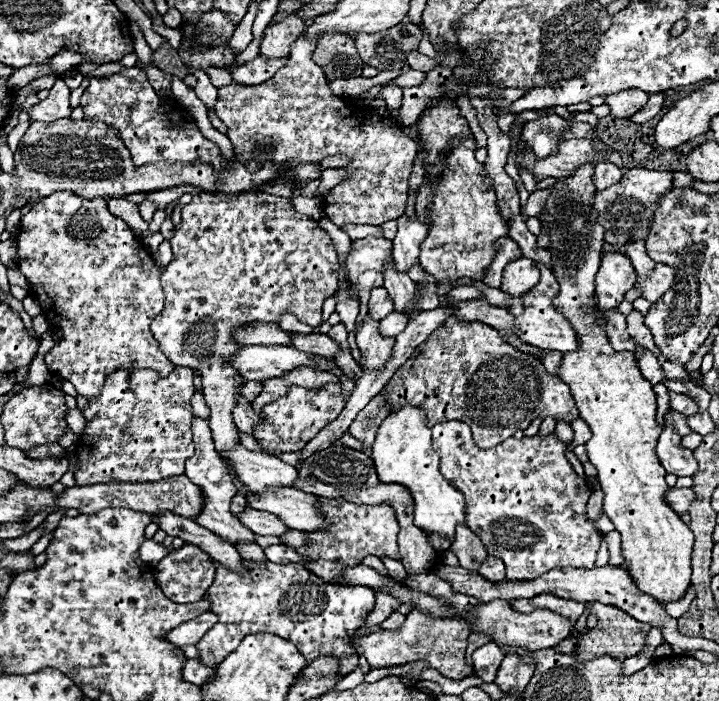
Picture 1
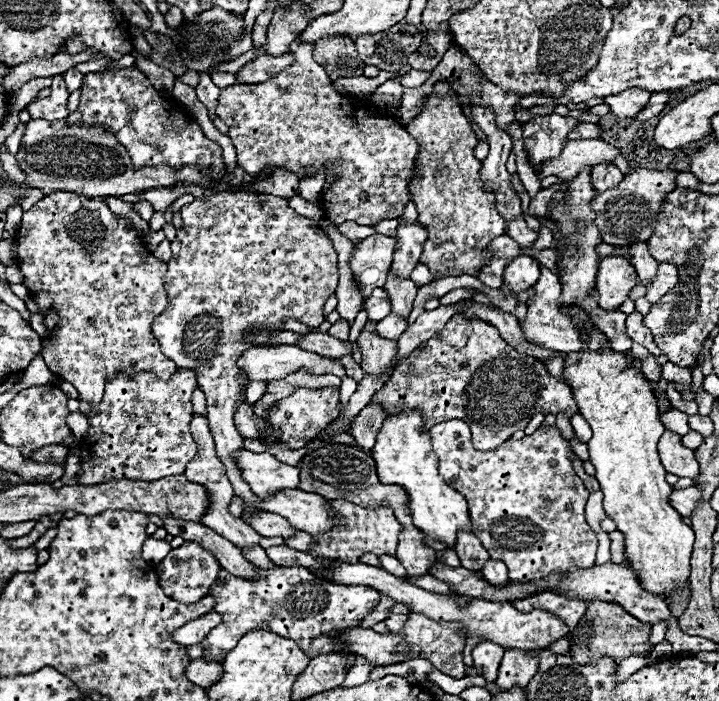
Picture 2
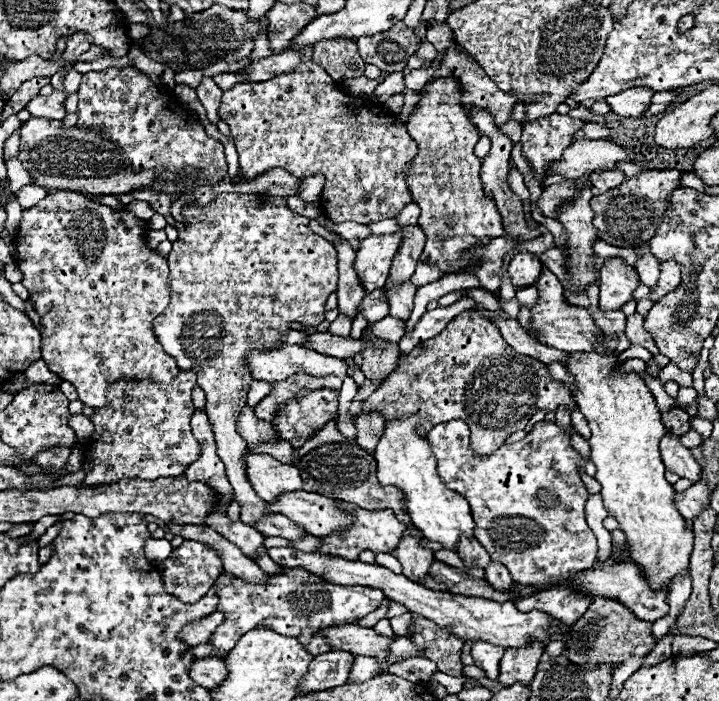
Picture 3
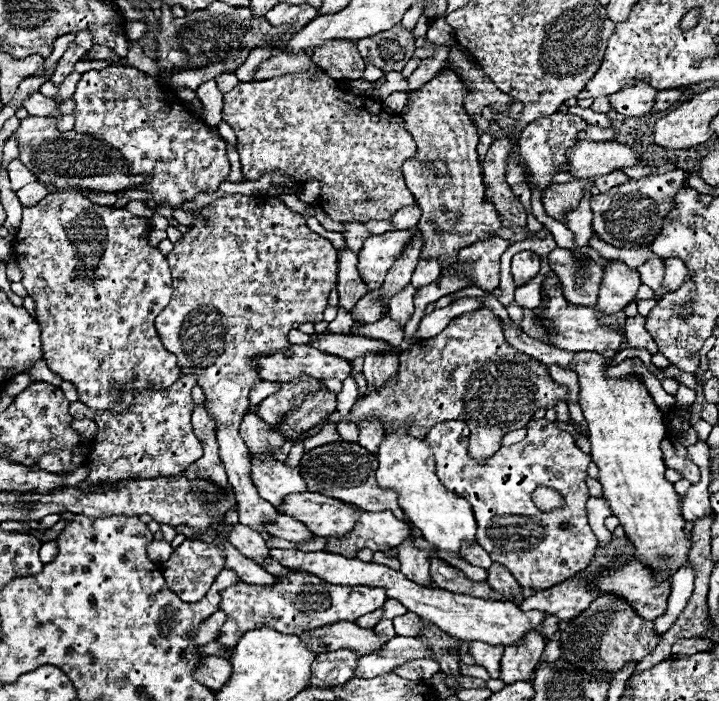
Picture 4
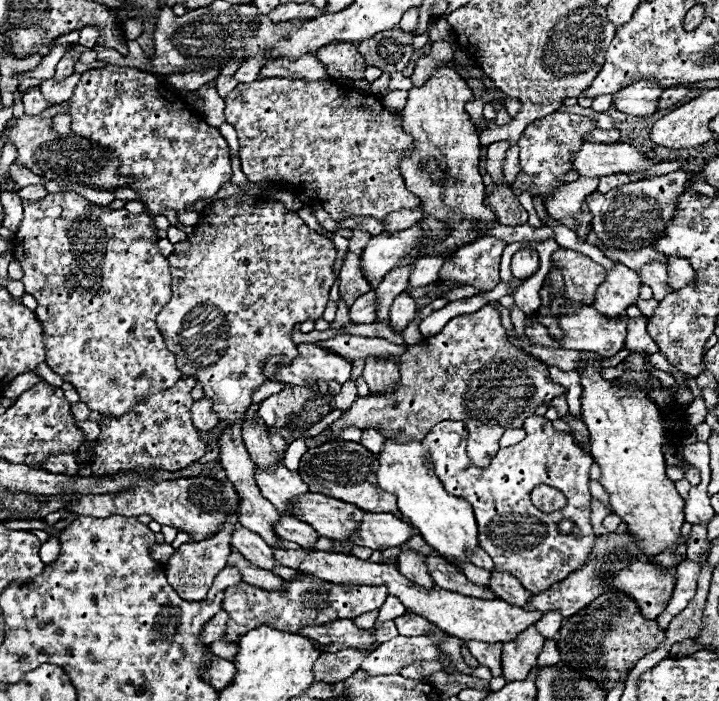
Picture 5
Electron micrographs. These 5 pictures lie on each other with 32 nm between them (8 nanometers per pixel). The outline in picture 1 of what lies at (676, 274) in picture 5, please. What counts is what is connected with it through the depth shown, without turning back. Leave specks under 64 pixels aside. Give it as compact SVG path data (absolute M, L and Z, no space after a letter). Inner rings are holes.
M658 264L648 278L638 278L636 288L642 290L642 296L644 296L646 300L654 302L654 300L658 300L658 296L662 296L662 292L666 292L672 284L674 284L674 268L670 268L668 264Z

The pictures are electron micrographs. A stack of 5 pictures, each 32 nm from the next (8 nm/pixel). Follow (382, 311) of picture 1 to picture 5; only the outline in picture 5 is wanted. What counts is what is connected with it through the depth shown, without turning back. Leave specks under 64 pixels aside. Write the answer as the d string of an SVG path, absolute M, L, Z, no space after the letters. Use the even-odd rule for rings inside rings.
M372 290L354 300L354 304L350 306L350 320L354 324L376 322L376 302L374 302L374 292Z

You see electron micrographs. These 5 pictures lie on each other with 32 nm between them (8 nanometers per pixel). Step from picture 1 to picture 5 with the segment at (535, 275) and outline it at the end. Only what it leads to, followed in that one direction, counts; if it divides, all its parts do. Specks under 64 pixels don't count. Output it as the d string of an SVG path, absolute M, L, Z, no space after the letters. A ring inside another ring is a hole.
M522 248L512 256L512 274L516 278L530 278L538 270L538 252L534 248Z

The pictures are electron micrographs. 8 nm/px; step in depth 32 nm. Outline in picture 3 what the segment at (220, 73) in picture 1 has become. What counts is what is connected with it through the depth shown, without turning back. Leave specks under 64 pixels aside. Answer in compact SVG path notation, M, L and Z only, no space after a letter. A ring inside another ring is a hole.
M224 72L224 74L216 74L216 76L214 76L214 82L226 92L226 90L230 90L230 88L238 82L238 76L236 76L236 74L228 74L228 72Z

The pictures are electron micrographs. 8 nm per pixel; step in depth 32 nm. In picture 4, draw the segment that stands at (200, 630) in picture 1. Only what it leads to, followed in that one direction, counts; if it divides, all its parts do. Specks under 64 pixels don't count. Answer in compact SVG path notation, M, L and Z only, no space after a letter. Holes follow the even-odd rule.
M218 610L214 616L210 616L208 620L204 620L204 622L200 624L200 628L198 628L198 630L192 634L194 644L198 644L198 646L200 646L200 644L214 642L224 622L226 622L226 614L224 614L222 610Z

